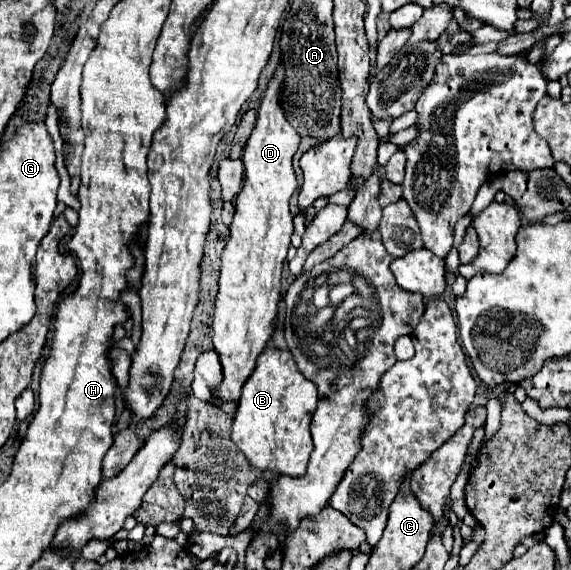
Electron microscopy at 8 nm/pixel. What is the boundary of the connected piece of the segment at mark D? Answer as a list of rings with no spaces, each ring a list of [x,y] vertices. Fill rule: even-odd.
[[[280,65],[270,79],[266,93],[262,95],[258,121],[244,149],[242,161],[246,167],[246,179],[236,197],[236,215],[230,225],[230,239],[222,253],[220,291],[216,295],[212,339],[224,369],[224,381],[214,393],[226,401],[240,399],[240,389],[254,371],[256,357],[262,353],[264,345],[274,333],[282,267],[290,247],[290,235],[294,231],[288,199],[298,187],[292,157],[298,149],[300,135],[286,121],[284,111],[280,109],[278,95],[282,81],[284,69]]]

